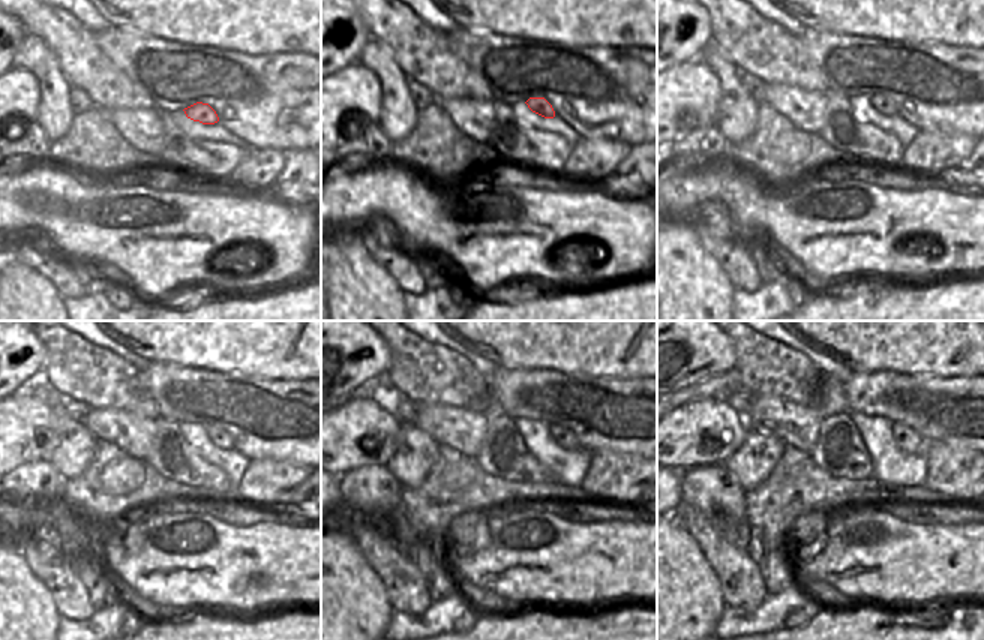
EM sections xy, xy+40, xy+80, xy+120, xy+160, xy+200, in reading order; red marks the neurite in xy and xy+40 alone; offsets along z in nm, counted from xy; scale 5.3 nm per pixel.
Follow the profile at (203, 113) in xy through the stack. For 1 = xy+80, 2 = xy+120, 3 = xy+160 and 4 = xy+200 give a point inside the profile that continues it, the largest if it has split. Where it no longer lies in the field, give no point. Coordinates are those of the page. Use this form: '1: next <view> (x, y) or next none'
1: next xy+80 (879, 102)
2: next xy+120 (219, 438)
3: next xy+160 (564, 438)
4: next xy+200 (905, 438)

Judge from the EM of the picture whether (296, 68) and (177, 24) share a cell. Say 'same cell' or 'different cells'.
different cells

